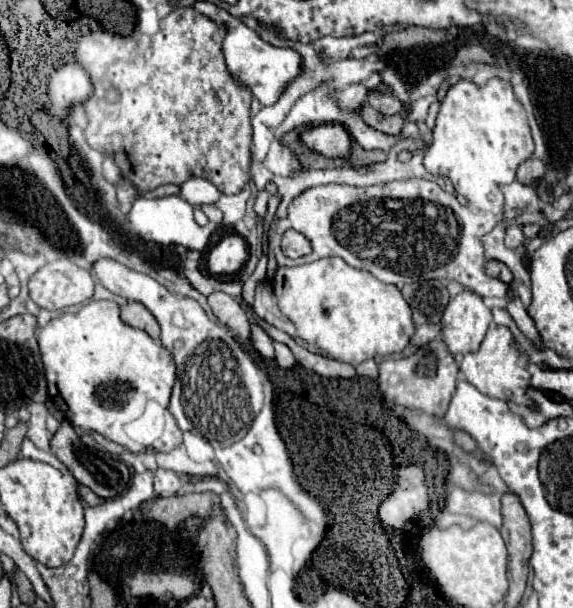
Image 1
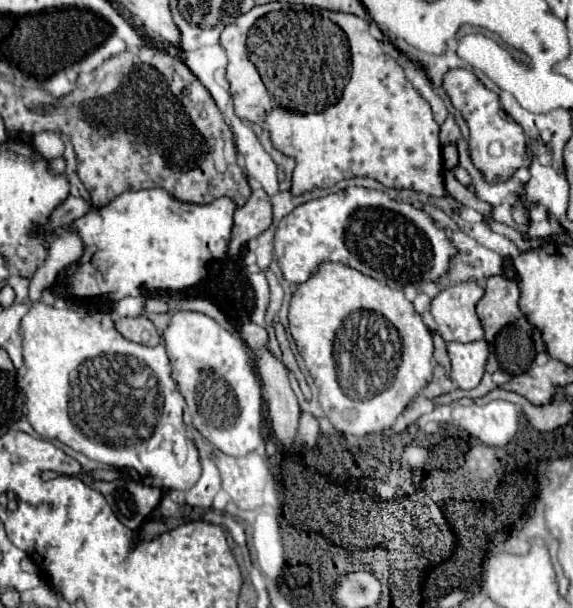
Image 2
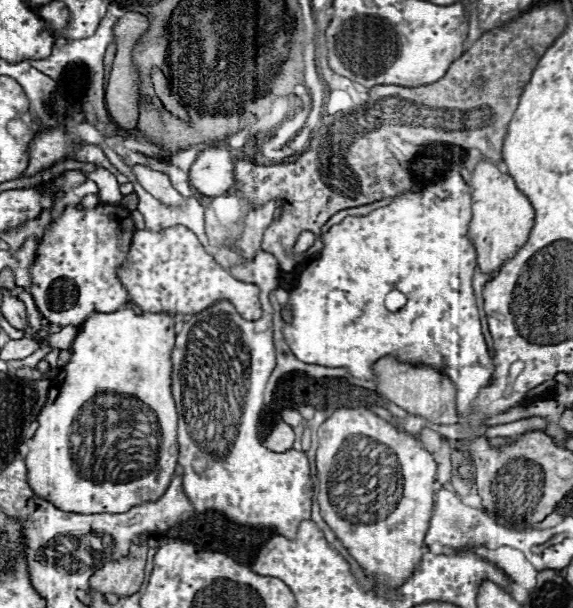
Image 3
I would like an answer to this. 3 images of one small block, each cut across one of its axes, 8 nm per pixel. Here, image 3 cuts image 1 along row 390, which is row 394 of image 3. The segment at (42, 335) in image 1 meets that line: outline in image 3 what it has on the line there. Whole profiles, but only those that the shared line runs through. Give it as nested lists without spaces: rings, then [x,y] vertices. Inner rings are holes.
[[[130,308],[112,314],[94,312],[80,326],[70,348],[72,358],[50,384],[48,400],[40,410],[40,426],[26,442],[28,484],[40,498],[76,514],[122,514],[144,502],[138,490],[148,488],[152,498],[164,494],[178,460],[178,412],[170,390],[174,334],[172,314],[136,314]]]

